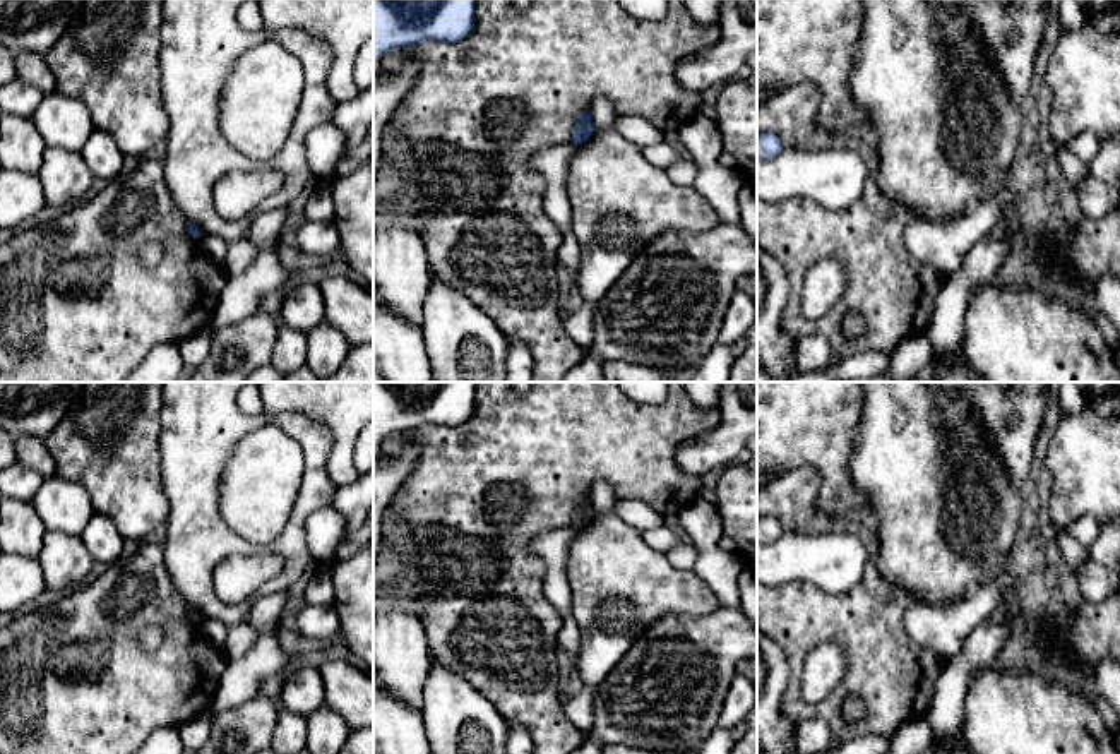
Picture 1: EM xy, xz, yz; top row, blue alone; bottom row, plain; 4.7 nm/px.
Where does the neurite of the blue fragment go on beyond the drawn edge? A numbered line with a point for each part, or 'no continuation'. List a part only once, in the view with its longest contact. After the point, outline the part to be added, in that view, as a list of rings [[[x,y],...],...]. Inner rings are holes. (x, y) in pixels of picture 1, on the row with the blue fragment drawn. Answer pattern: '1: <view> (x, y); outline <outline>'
no continuation

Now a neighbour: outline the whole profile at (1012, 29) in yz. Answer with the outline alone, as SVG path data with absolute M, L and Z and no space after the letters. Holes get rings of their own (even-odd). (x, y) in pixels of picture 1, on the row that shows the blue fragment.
M925 0L933 7L961 7L986 45L1012 99L1022 103L1031 87L1034 62L1051 0Z

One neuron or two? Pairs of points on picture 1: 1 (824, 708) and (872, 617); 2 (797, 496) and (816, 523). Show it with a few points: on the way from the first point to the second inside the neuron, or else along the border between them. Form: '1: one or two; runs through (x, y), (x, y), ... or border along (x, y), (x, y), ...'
1: one; runs through (846, 688), (872, 662), (872, 640)
2: one; runs through (797, 502), (809, 516)

